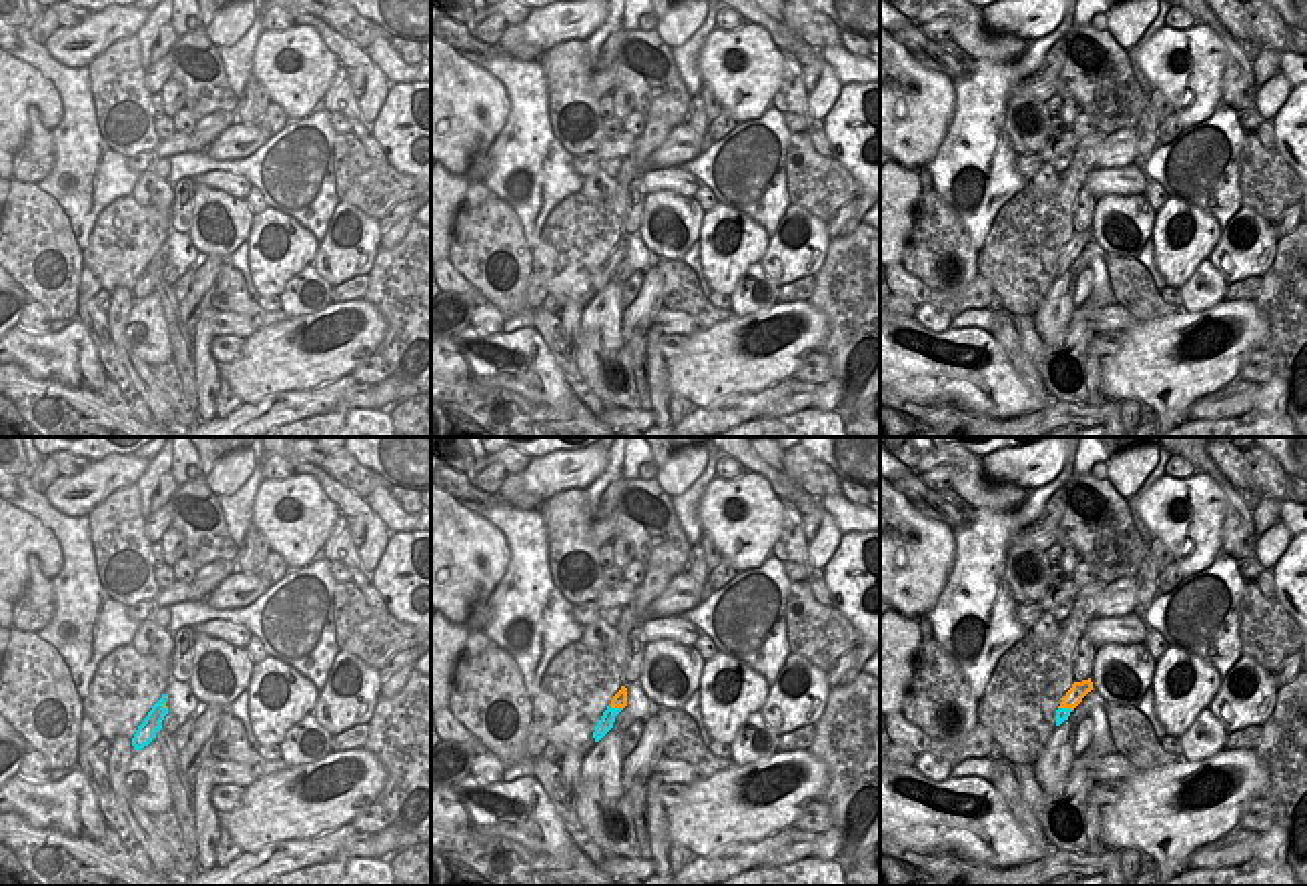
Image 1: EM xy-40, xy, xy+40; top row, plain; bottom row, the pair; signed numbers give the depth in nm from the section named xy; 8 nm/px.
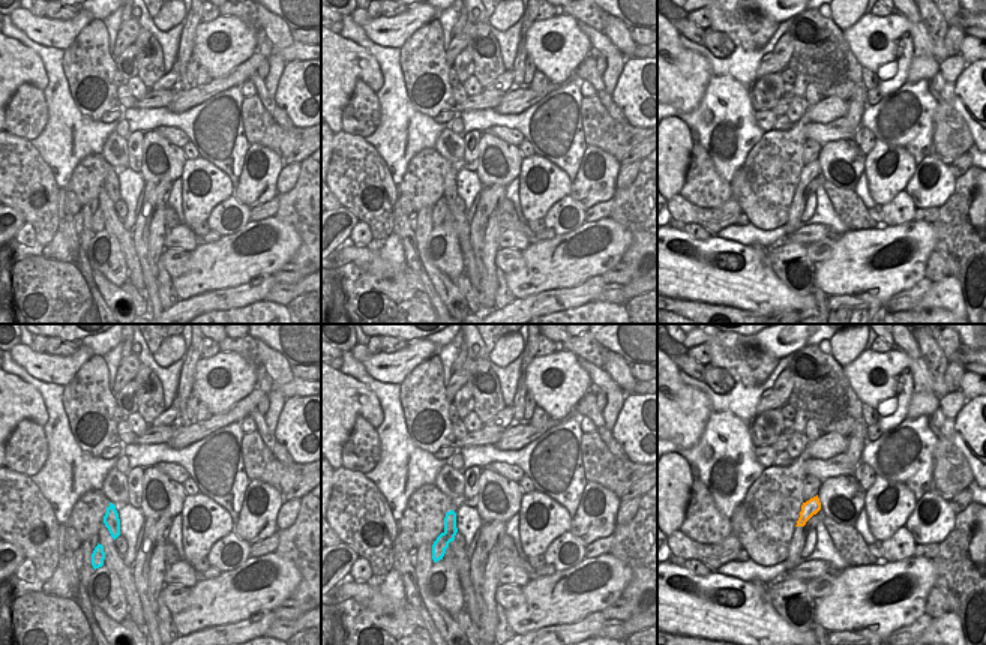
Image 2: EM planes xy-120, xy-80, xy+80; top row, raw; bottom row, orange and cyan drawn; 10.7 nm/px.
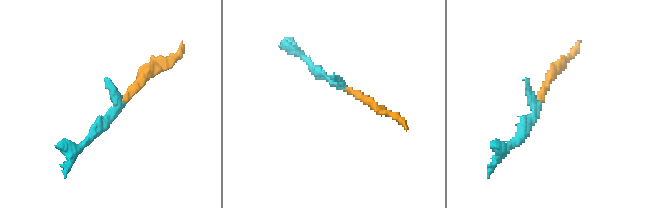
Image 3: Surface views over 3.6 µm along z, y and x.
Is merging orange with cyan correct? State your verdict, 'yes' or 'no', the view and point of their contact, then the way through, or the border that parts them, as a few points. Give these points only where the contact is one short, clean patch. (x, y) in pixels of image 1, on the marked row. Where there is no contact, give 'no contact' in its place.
no; meets orange in xy at (616, 706); border along xy (610, 704), (622, 708)

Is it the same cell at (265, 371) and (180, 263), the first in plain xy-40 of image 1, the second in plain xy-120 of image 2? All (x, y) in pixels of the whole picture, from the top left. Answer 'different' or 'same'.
different

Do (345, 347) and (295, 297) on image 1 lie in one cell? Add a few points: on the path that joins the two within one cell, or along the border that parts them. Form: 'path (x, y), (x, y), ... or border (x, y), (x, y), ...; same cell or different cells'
border (331, 301), (317, 311), (289, 317); different cells

